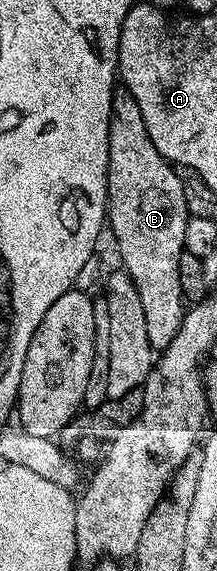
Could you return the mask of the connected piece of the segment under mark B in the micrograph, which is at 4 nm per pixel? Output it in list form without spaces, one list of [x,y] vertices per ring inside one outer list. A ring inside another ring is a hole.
[[[119,91],[111,98],[111,118],[109,119],[109,167],[107,168],[107,215],[109,233],[115,236],[119,257],[123,260],[122,272],[131,276],[133,287],[141,299],[145,313],[145,331],[149,333],[152,350],[162,351],[173,343],[173,335],[181,327],[185,312],[185,298],[181,291],[179,264],[185,252],[183,240],[189,214],[185,207],[185,191],[176,166],[167,161],[149,139],[145,131],[145,121],[133,98],[125,91]]]

